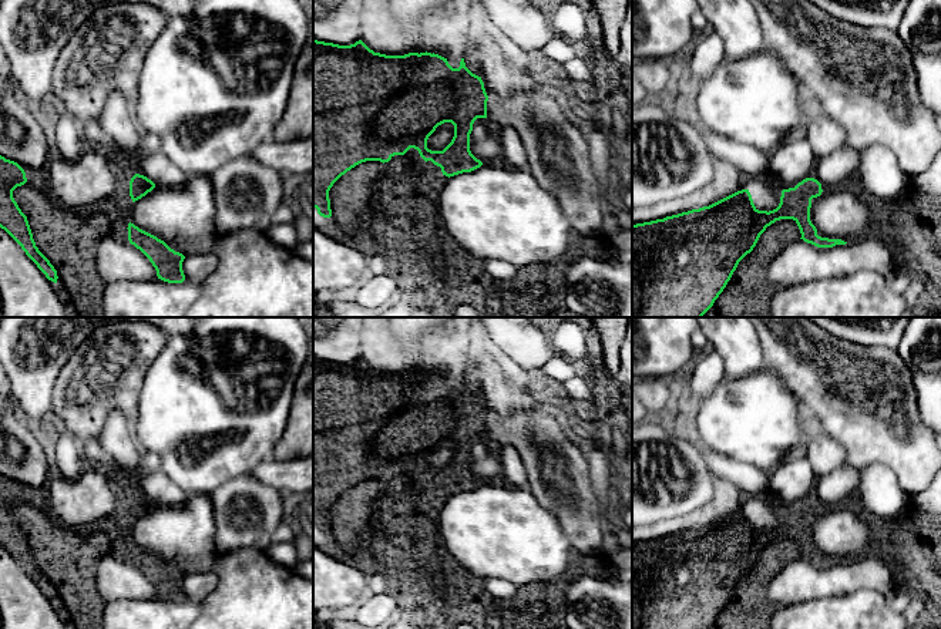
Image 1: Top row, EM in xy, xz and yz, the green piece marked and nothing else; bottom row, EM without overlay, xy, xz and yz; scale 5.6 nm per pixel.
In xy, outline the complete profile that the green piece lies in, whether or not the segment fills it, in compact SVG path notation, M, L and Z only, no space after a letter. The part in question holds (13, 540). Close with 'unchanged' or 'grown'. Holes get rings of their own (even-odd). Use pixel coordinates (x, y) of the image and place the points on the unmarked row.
M0 474L0 546L21 565L48 599L57 602L57 589L36 565L27 535L13 517L13 509L26 501L24 488Z | unchanged

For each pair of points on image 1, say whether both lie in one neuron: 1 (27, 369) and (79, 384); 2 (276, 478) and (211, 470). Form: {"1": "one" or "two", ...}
{"1": "two", "2": "two"}

